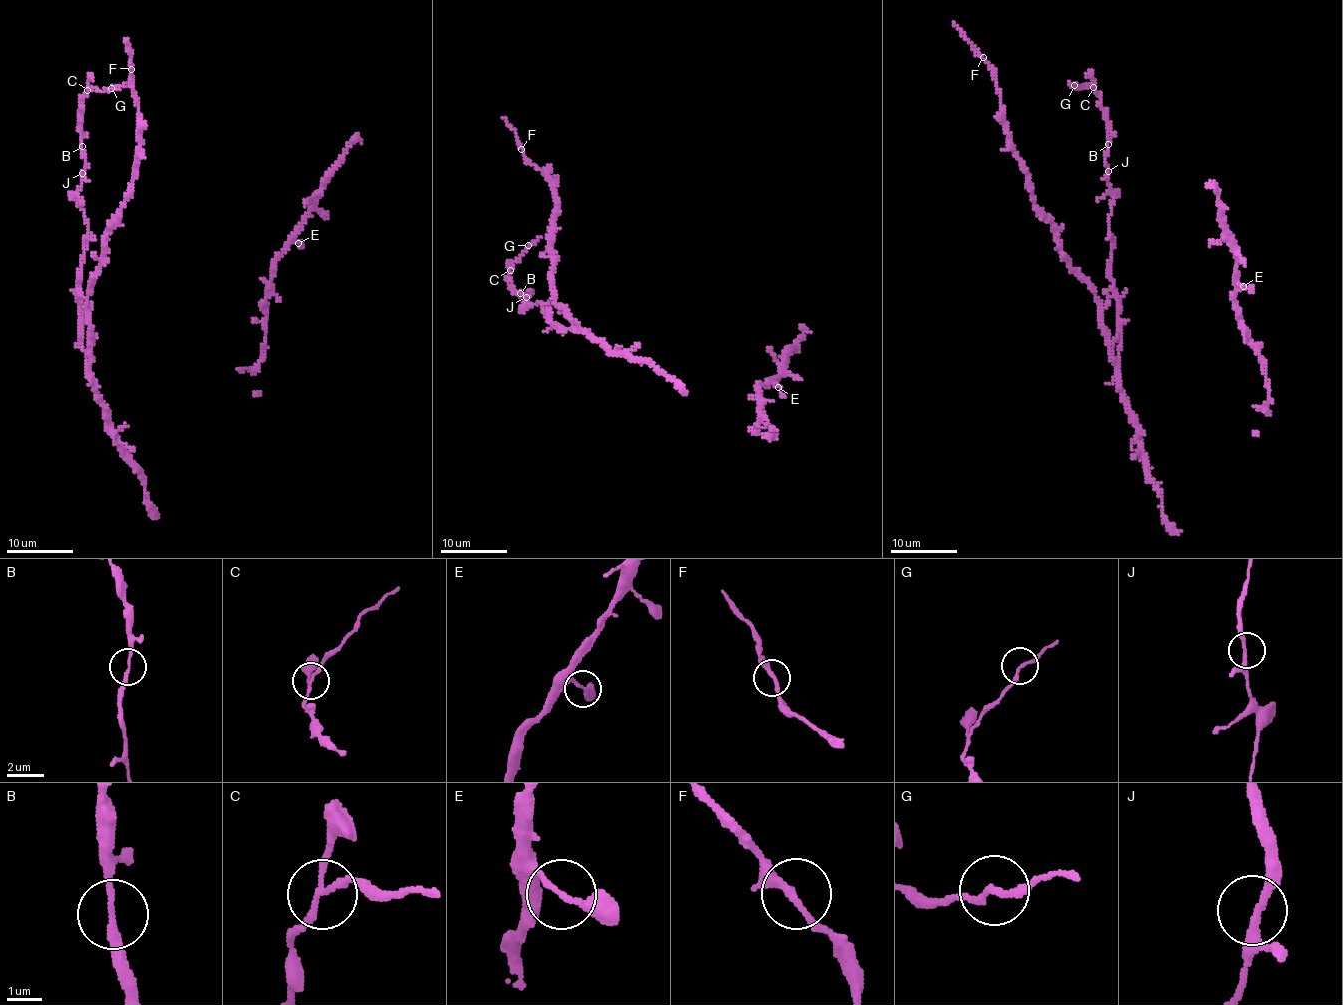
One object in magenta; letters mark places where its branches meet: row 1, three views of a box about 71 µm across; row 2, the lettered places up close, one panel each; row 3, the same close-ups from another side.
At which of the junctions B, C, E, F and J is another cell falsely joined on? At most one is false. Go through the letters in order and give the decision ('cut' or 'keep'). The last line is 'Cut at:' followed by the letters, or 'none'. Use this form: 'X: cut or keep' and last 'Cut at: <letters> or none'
B: keep
C: cut
E: keep
F: keep
J: keep
Cut at: C

